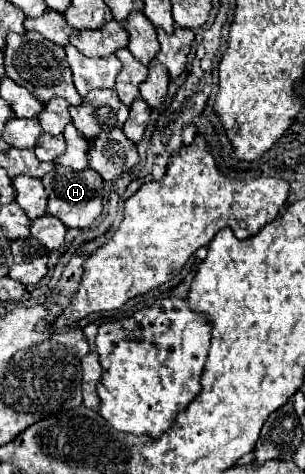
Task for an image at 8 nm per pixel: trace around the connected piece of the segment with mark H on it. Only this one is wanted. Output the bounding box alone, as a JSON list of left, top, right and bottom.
[41,164,103,228]

